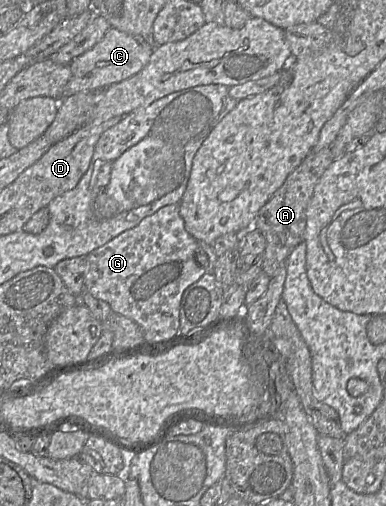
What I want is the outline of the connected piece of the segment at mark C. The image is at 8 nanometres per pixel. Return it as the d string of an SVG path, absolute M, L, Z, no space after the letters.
M110 27L104 37L91 49L69 64L72 76L64 95L80 92L97 92L107 86L128 79L138 73L149 61L155 46L117 28Z

